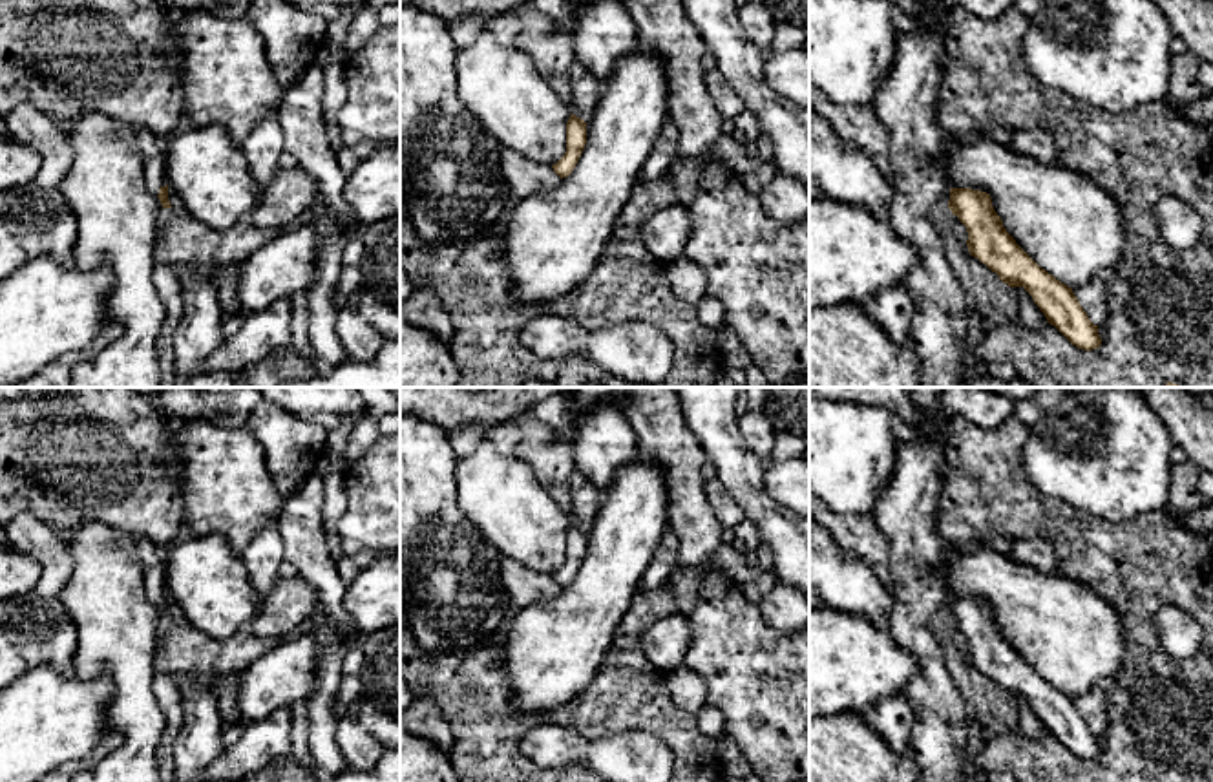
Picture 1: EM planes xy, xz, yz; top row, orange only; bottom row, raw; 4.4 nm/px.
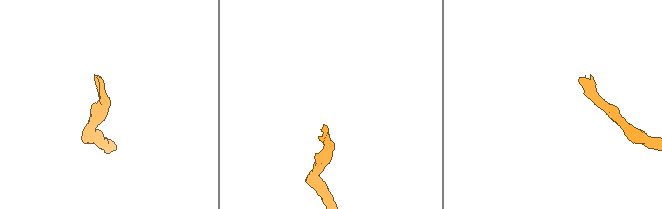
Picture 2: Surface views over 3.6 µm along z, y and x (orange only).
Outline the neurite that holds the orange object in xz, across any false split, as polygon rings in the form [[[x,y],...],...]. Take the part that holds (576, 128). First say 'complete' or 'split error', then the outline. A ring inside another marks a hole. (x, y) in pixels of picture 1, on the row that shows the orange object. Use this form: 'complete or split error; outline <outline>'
complete; outline [[[574,113],[566,122],[566,152],[552,164],[554,172],[563,179],[572,174],[586,144],[586,122]]]

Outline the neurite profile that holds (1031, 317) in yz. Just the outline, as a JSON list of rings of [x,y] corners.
[[[1014,287],[1014,292],[1019,301],[1018,316],[1021,325],[1038,331],[1047,322],[1045,314],[1039,311],[1032,296],[1023,287]]]

